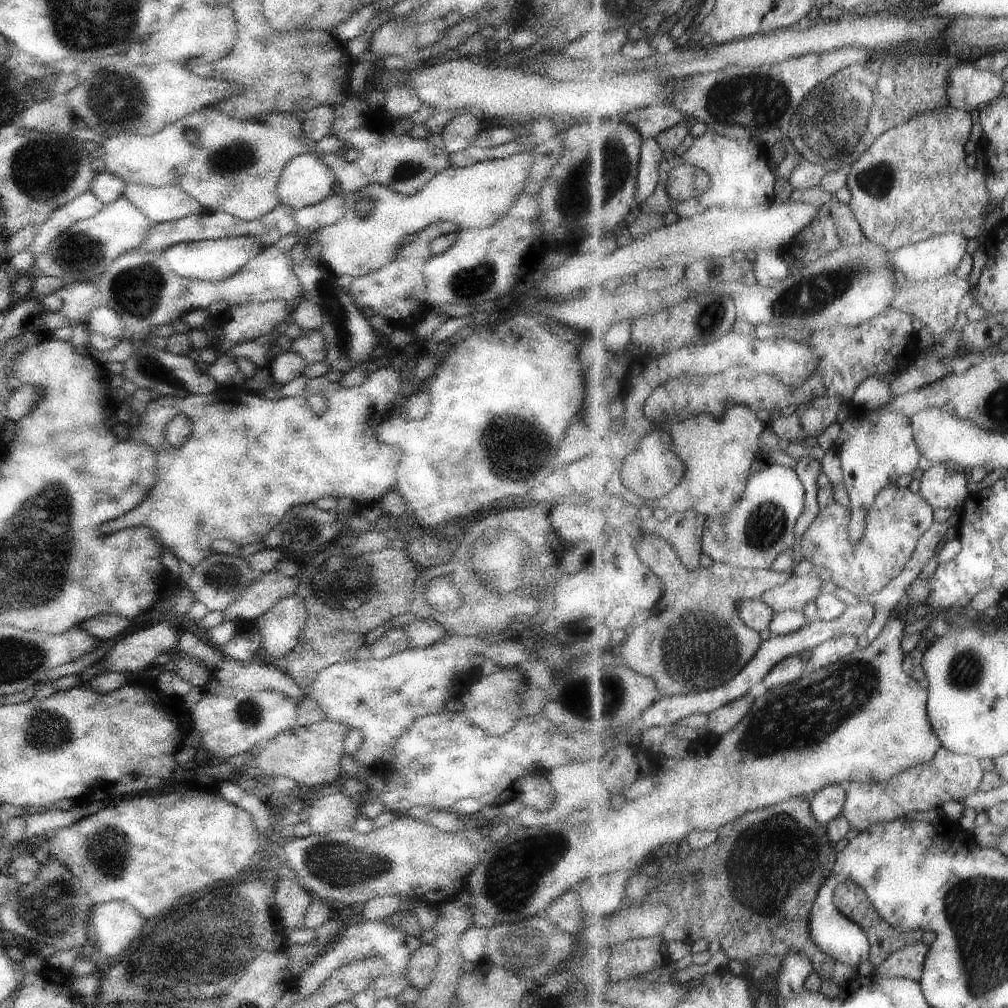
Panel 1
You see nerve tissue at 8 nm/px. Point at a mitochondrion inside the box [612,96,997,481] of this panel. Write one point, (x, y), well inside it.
(808, 297)

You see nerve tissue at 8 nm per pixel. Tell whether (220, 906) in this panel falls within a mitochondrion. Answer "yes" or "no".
yes

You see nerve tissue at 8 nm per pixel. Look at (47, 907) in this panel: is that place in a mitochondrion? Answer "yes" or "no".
yes

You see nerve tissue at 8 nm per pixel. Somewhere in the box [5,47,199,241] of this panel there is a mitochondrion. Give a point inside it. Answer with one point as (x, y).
(42, 169)

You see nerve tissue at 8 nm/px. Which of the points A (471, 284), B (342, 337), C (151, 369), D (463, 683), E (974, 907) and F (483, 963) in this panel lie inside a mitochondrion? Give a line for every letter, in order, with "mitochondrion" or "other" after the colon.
A: mitochondrion
B: mitochondrion
C: mitochondrion
D: other
E: mitochondrion
F: other

